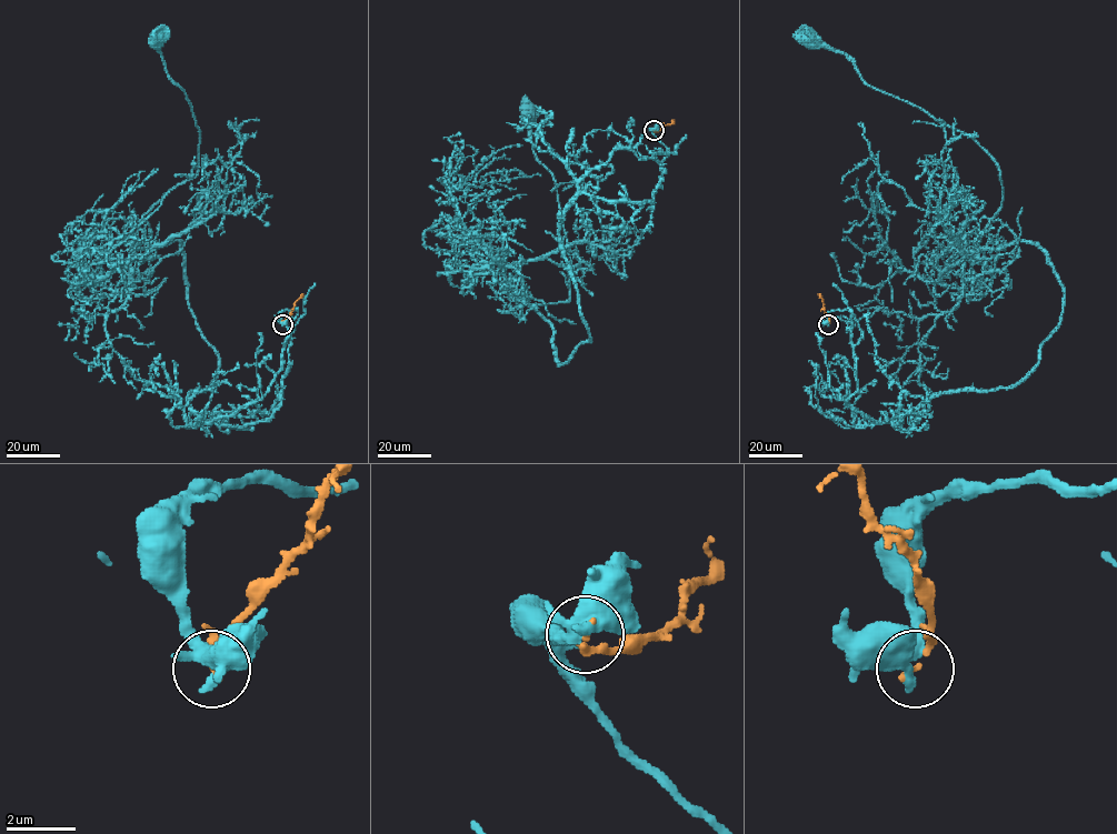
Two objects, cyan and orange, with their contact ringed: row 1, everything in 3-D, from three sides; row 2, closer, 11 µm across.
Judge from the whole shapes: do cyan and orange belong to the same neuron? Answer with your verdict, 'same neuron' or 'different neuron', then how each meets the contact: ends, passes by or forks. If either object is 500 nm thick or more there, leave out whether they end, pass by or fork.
different neuron | cyan passes by | orange passes by

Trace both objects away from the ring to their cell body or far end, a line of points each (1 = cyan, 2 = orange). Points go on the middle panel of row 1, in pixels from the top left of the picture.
1: (654, 130), (668, 154), (615, 149), (560, 224), (590, 339), (559, 364), (507, 283), (568, 301), (528, 110)
2: (654, 130), (674, 122)

